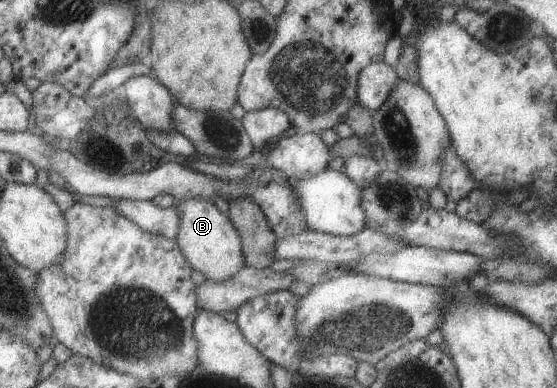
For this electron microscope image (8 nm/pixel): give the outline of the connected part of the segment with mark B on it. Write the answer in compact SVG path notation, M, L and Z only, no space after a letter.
M185 198L175 202L179 212L179 228L175 236L187 264L213 282L227 282L241 270L245 262L241 240L228 216L221 214L214 203L202 198Z

